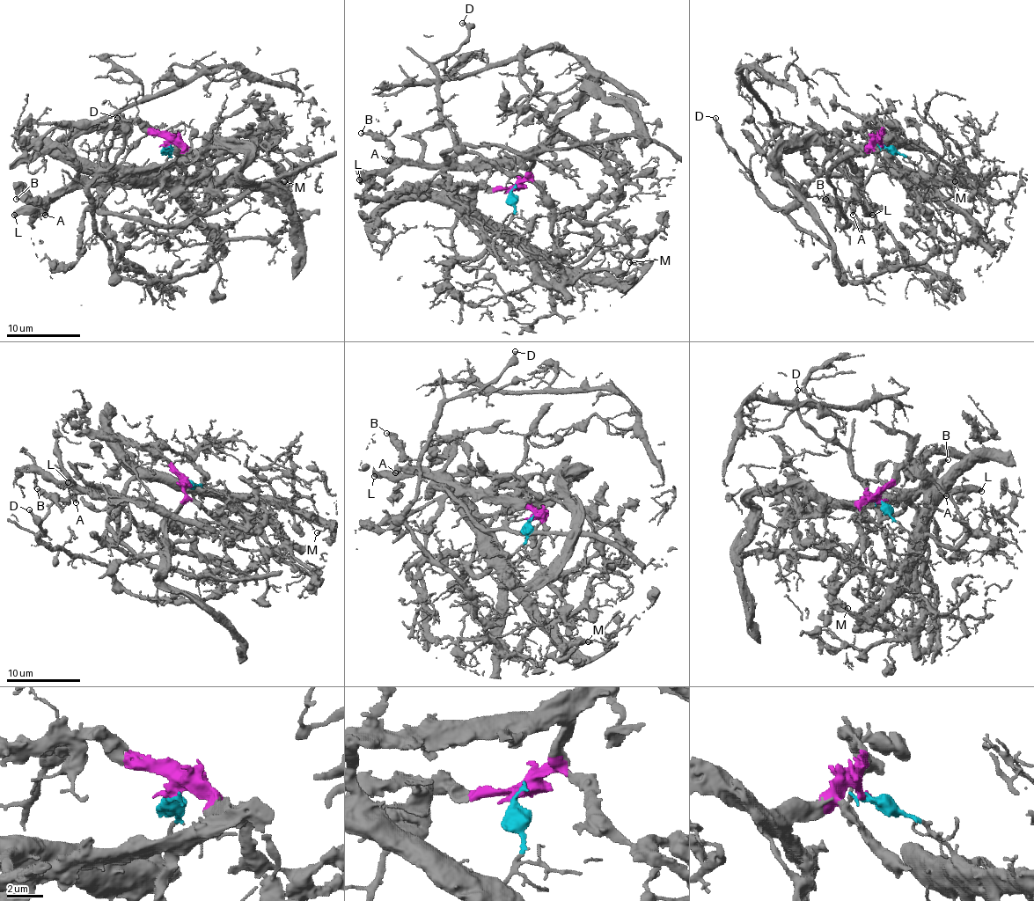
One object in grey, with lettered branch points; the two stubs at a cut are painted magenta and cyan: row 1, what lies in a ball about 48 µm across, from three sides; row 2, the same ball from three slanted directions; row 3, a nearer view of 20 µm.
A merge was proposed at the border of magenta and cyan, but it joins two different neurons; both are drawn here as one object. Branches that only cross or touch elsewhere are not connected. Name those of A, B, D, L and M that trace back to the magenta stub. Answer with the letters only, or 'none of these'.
A, B, L

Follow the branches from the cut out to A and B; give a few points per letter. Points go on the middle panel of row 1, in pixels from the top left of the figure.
A: (511, 189), (523, 179), (530, 161), (418, 165), (390, 163), (390, 159)
B: (511, 189), (523, 179), (530, 161), (418, 165), (401, 161), (388, 145), (375, 141), (368, 134), (361, 134)

